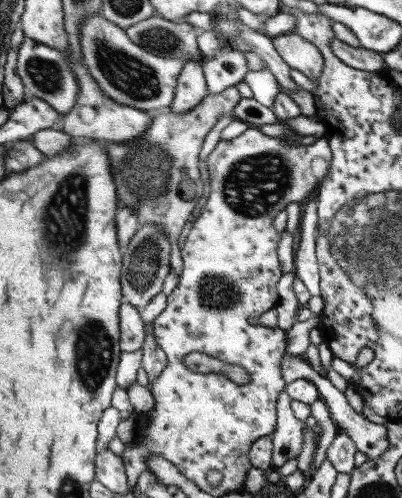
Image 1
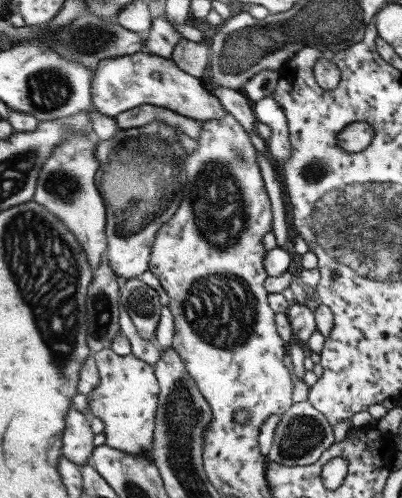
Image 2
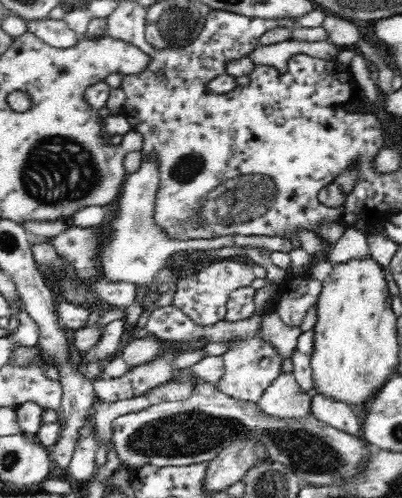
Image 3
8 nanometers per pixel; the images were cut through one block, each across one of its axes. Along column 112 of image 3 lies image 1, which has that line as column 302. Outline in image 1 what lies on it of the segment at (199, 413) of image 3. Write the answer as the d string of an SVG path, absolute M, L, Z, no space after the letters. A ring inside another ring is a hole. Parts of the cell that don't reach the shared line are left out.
M281 392L277 398L277 426L273 434L269 436L271 448L271 466L273 470L279 470L287 460L297 460L303 446L303 434L301 430L315 430L317 420L313 416L307 416L305 422L299 422L291 410L291 398Z

